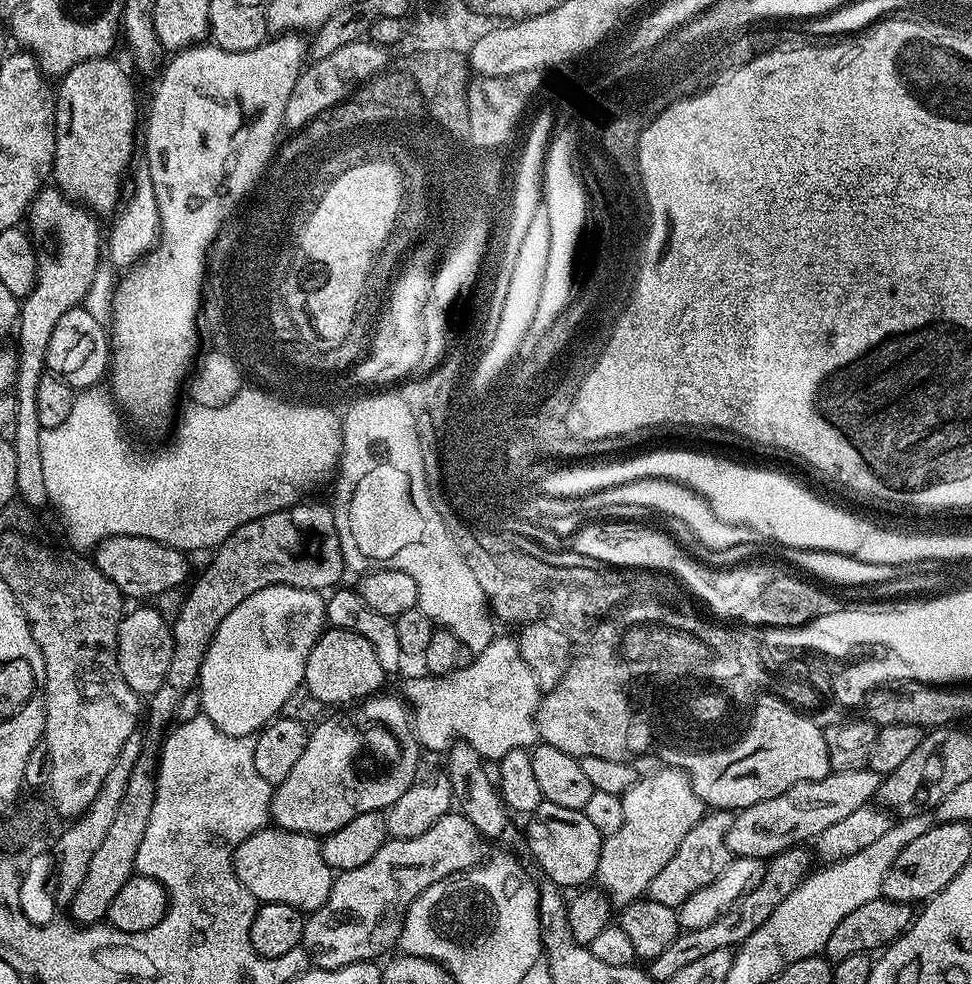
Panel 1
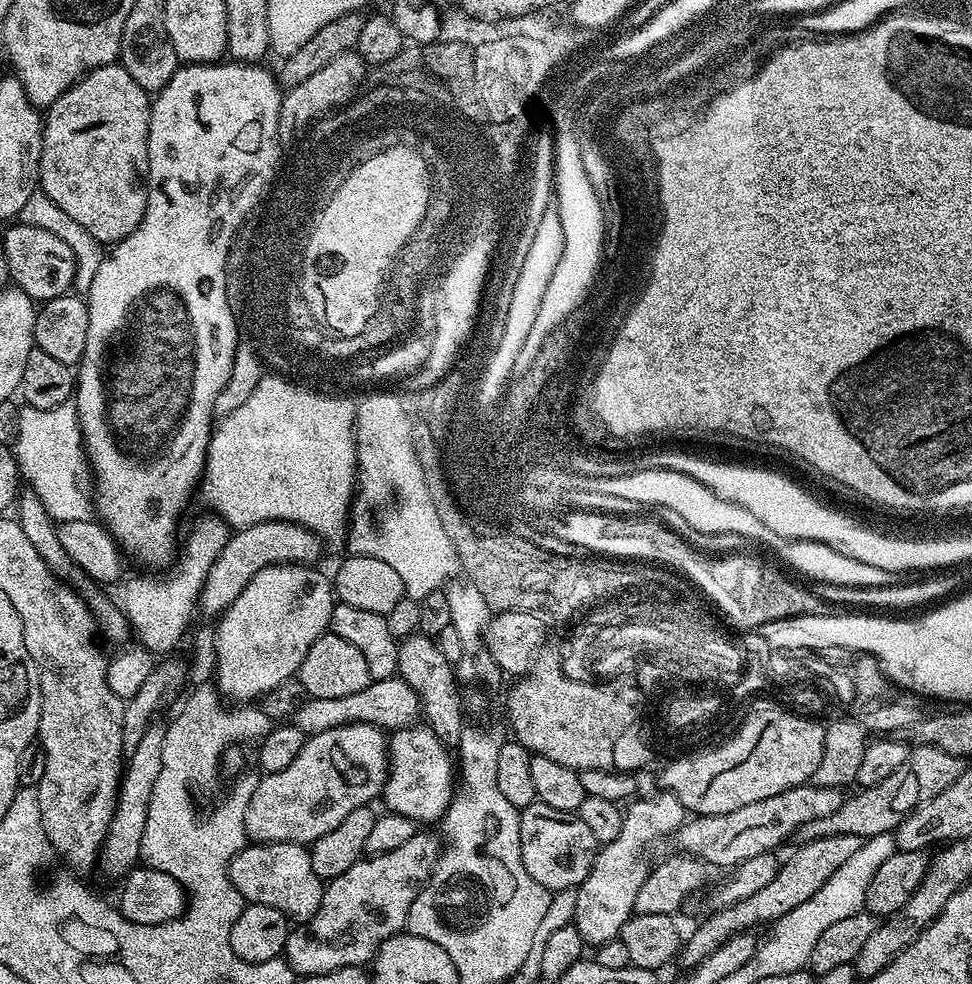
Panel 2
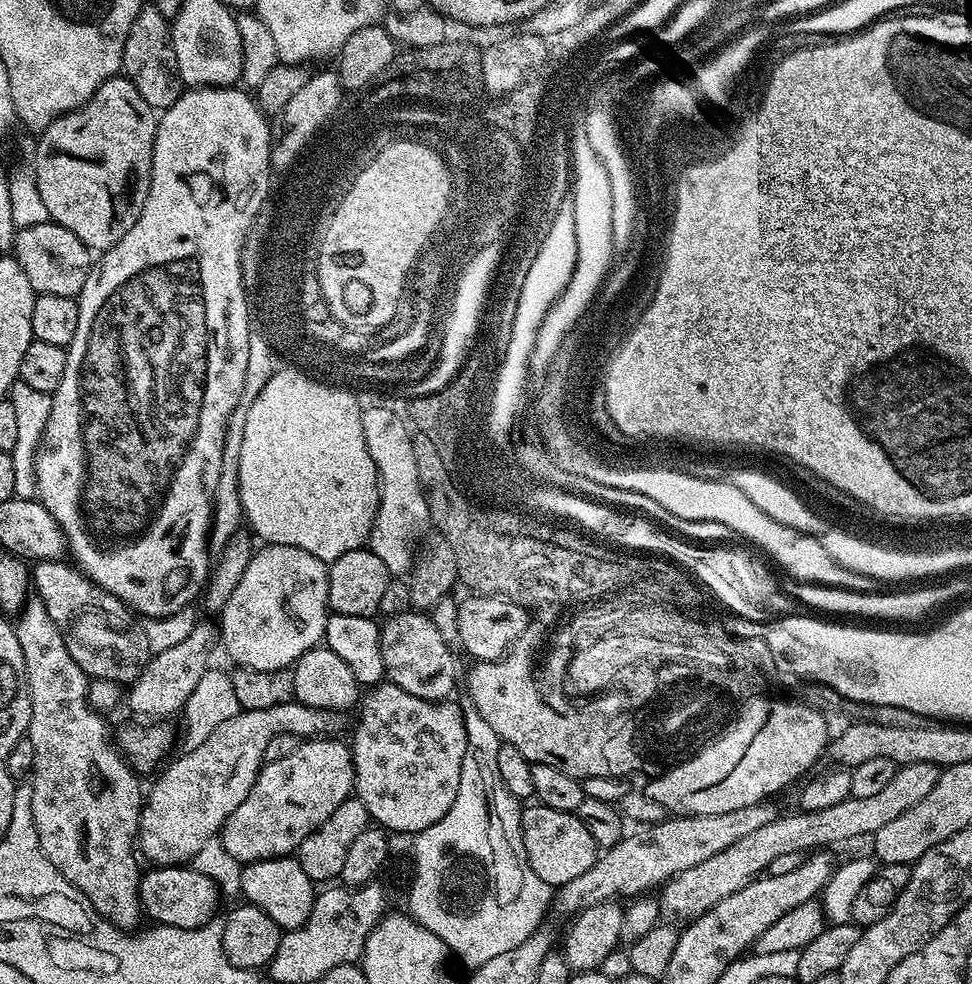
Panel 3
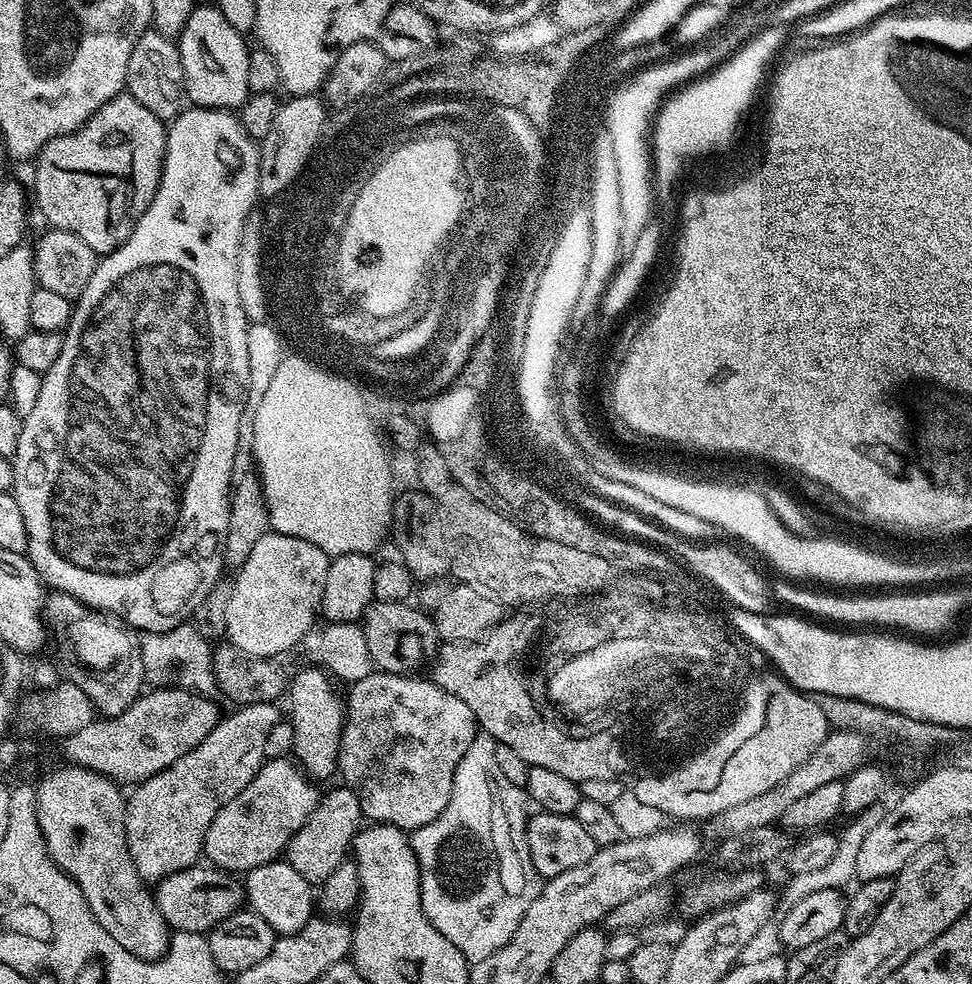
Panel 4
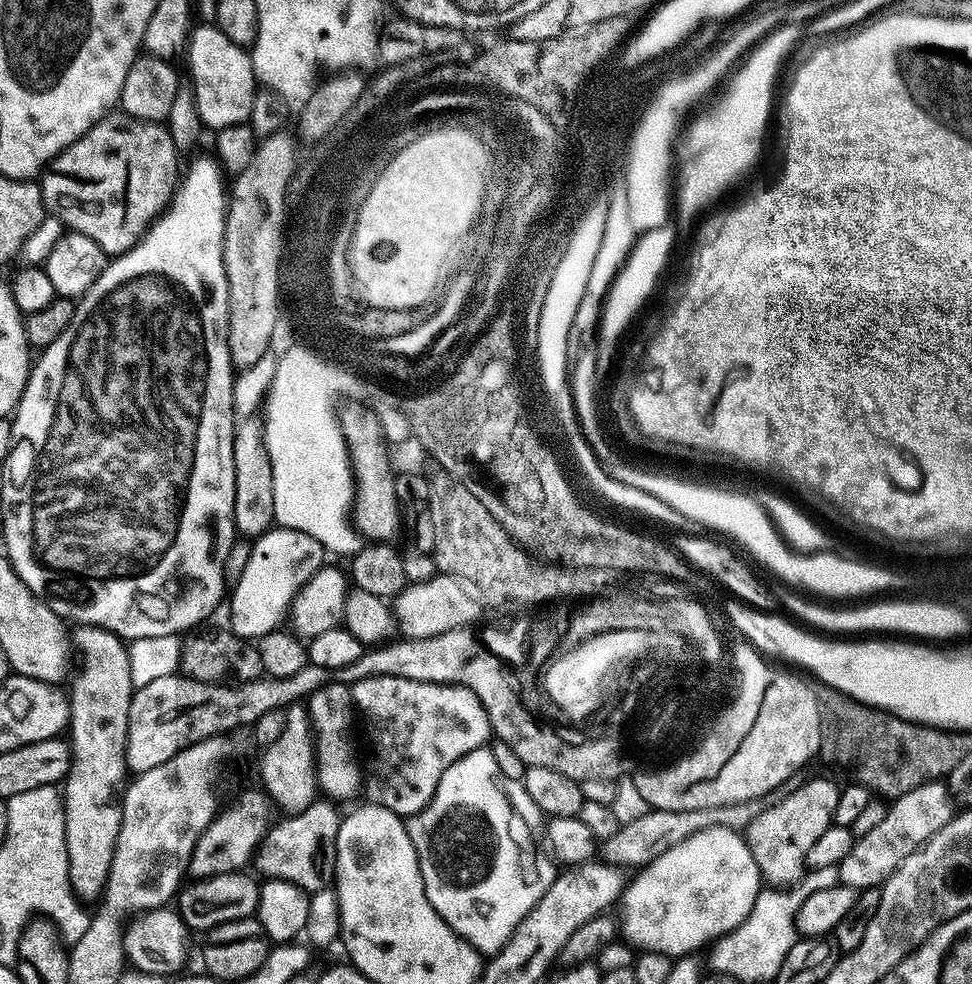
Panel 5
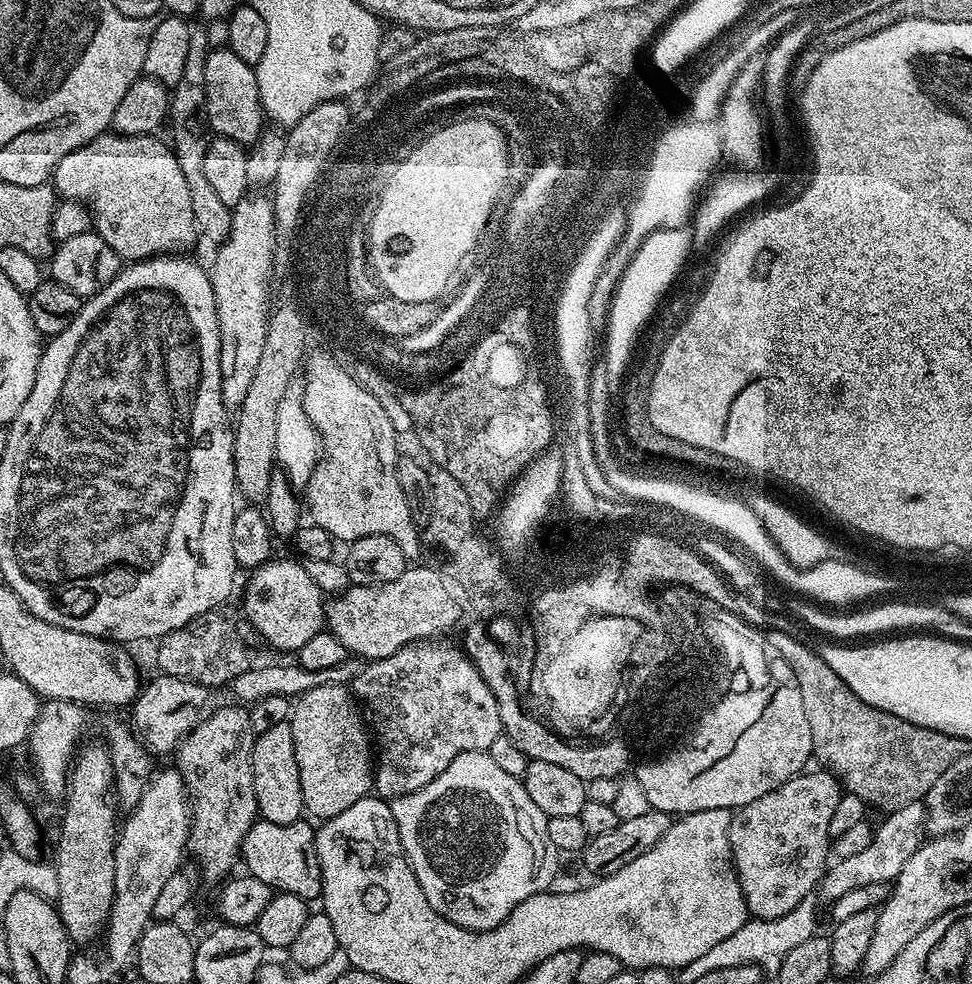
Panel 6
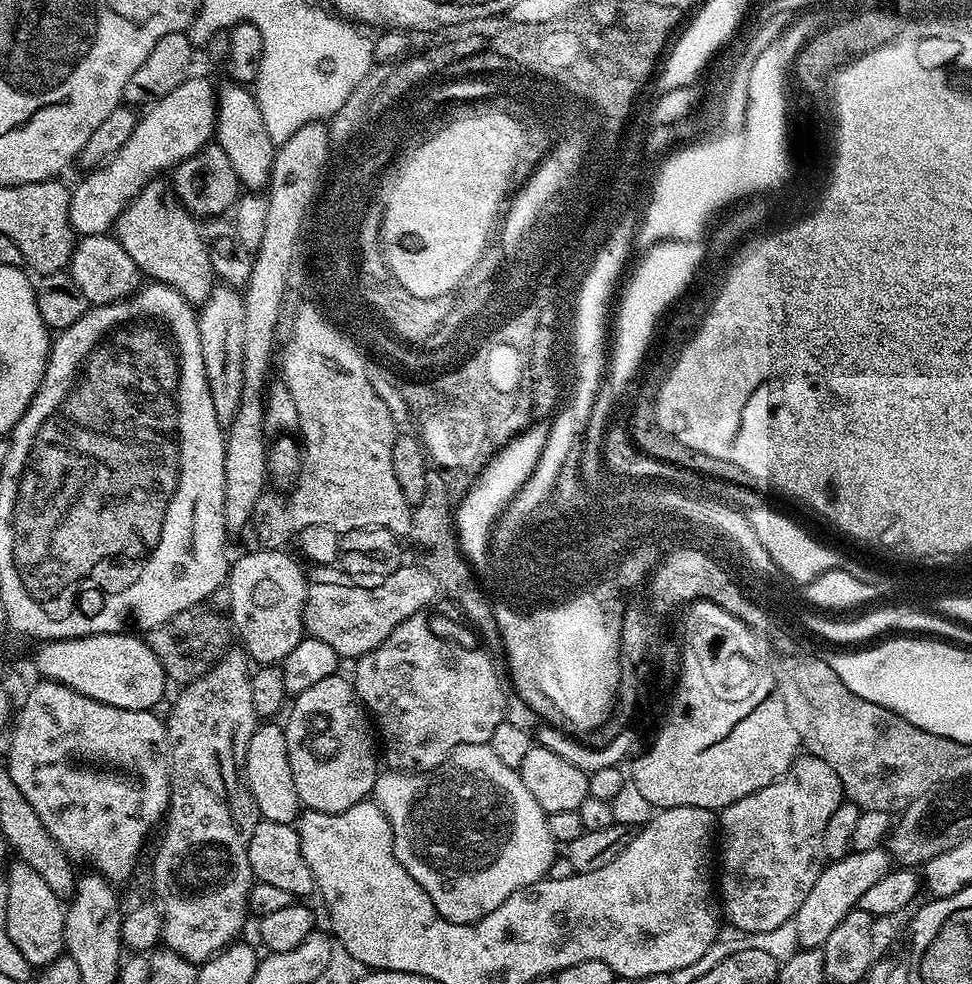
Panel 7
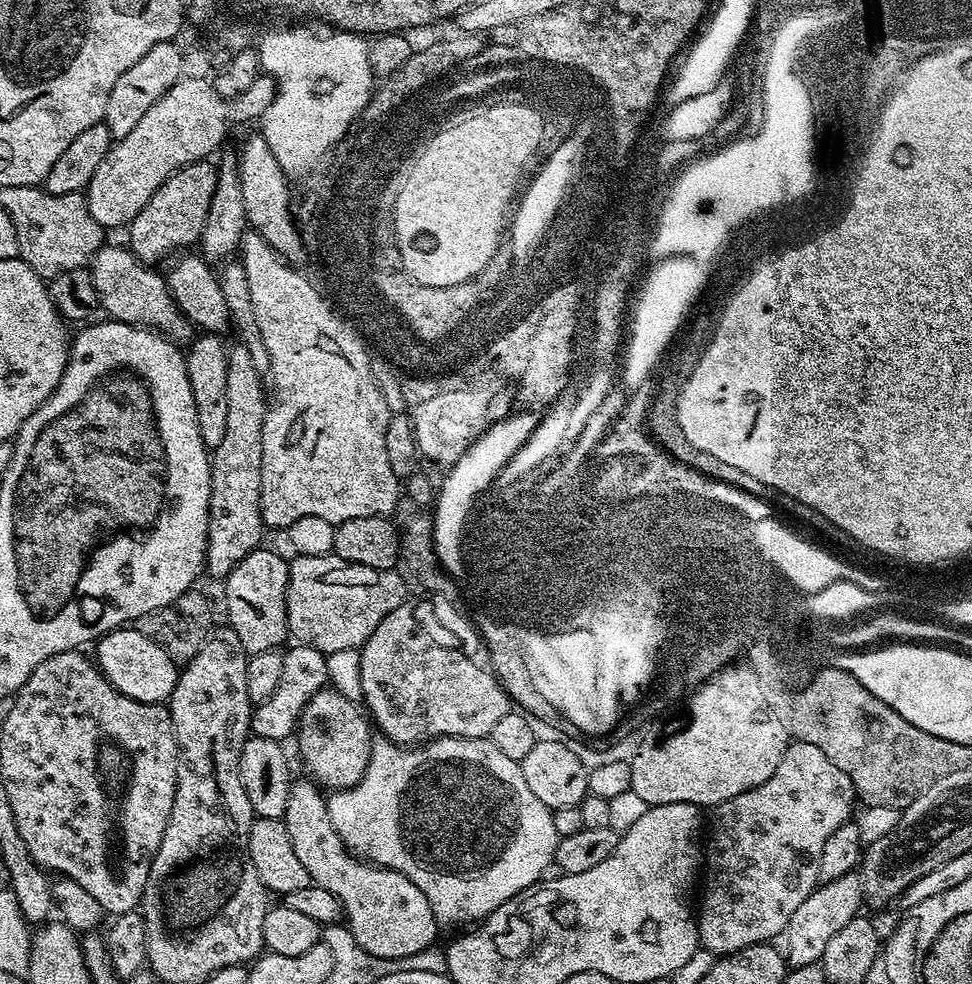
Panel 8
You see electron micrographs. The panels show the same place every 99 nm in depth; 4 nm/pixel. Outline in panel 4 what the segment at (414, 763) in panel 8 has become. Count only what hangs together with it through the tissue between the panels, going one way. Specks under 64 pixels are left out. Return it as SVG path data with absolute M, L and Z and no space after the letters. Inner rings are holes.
M483 730L477 731L474 742L470 742L470 750L466 750L466 754L462 754L462 762L458 762L458 766L454 770L454 786L450 790L450 802L446 802L446 810L442 810L442 814L438 814L438 818L434 818L434 822L415 829L410 836L416 860L420 863L420 897L424 913L428 921L436 927L438 934L442 934L442 938L450 938L450 942L454 942L454 946L458 946L458 950L462 950L469 965L490 958L490 954L494 954L494 950L502 950L502 946L506 946L506 942L510 942L514 930L518 930L518 922L522 922L526 910L530 910L530 902L534 902L534 898L538 898L542 887L542 878L534 870L534 862L530 862L527 826L529 813L524 812L526 792L525 789L514 786L514 782L509 782L503 776L494 755L496 745L496 739L490 733Z

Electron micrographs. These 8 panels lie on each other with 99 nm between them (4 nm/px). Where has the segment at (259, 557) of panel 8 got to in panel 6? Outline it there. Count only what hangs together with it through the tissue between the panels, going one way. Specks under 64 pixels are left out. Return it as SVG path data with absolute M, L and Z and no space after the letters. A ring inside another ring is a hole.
M277 558L269 559L268 563L260 565L251 573L252 576L248 580L248 585L244 588L244 612L242 612L243 619L248 620L252 624L253 630L261 641L265 640L272 648L277 648L280 652L292 652L292 654L299 653L302 646L306 646L306 642L310 642L310 638L314 638L314 634L325 631L326 621L324 619L324 609L326 607L325 593L320 591L318 585L314 582L314 578L310 578L310 574L306 574L303 563L297 562L295 564L292 560L276 560Z

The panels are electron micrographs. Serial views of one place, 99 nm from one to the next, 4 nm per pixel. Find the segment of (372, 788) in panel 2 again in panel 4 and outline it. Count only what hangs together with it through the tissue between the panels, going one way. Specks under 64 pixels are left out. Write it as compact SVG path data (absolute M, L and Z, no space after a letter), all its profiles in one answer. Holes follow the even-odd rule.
M265 759L254 778L226 806L218 810L204 839L205 857L209 856L215 867L229 874L243 874L277 859L287 849L290 838L320 805L321 789L316 789L307 772L291 759Z

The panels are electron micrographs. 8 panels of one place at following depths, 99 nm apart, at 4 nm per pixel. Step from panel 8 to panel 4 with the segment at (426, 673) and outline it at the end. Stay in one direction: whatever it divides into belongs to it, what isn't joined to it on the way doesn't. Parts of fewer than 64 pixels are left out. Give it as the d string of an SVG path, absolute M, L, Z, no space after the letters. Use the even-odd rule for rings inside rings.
M374 670L366 678L355 681L349 687L352 689L349 690L348 696L346 692L346 715L340 739L338 761L339 779L344 779L341 780L343 787L349 788L356 795L365 817L377 824L393 824L395 828L405 830L415 830L426 826L430 822L434 822L434 818L438 818L438 814L442 814L442 810L446 810L446 802L450 802L450 790L454 786L454 770L458 766L458 762L462 762L462 754L466 754L466 750L470 750L470 742L474 742L478 731L474 714L470 710L470 706L466 706L466 702L462 702L462 698L454 698L454 694L446 694L446 690L442 690L437 684L432 683L431 679L415 680L414 677L415 675L412 674Z

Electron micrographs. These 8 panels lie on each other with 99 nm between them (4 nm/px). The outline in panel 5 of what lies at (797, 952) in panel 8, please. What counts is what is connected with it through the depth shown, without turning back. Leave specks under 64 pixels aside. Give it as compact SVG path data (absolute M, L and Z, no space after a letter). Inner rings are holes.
M931 780L929 784L923 784L906 794L895 797L888 804L886 818L882 818L882 822L878 822L878 826L874 826L874 830L870 830L870 834L857 836L850 854L846 854L846 858L842 858L839 867L840 883L861 890L880 888L884 881L890 878L890 874L894 874L894 870L898 870L898 866L902 866L902 862L906 858L910 858L910 854L914 854L914 850L918 850L918 846L922 846L922 842L926 842L926 838L938 834L938 830L942 830L942 826L946 826L946 822L950 822L953 815L954 797L947 783L940 780Z

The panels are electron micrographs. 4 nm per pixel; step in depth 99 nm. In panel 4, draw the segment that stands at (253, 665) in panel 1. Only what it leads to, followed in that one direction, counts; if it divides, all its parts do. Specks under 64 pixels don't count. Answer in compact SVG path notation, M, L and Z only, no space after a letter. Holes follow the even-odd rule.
M269 530L262 538L258 539L258 542L254 545L254 550L250 551L250 556L246 558L246 562L242 565L238 571L235 573L234 579L232 580L232 585L234 586L234 595L230 597L230 606L228 607L226 613L226 640L229 645L237 648L240 652L244 652L245 655L251 657L263 657L263 658L280 658L283 657L283 652L288 652L292 647L295 646L296 643L299 642L300 639L303 638L304 635L307 634L308 631L312 628L312 623L315 622L316 616L318 620L318 613L320 612L320 599L322 598L322 594L324 593L324 587L326 586L326 574L328 573L328 565L330 563L330 557L326 555L322 550L318 550L318 546L314 546L314 542L306 542L302 538L294 538L290 534L282 534L281 532L274 532Z

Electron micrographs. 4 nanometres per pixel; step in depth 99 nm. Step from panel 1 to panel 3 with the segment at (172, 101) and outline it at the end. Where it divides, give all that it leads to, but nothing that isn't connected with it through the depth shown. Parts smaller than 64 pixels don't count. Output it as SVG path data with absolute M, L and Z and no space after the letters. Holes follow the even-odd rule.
M239 87L231 88L188 88L181 91L180 97L174 103L163 109L159 113L156 126L156 137L154 138L154 150L152 151L152 177L150 186L146 194L146 202L142 206L142 214L134 226L126 233L118 243L103 253L98 267L89 272L84 289L80 291L78 297L78 330L74 330L74 338L68 344L68 357L66 358L66 374L62 374L62 382L58 382L58 390L51 393L52 409L50 418L44 427L44 434L40 437L40 442L36 450L36 496L48 513L60 523L61 530L64 531L67 551L72 552L71 559L75 567L79 568L84 575L90 577L98 586L105 588L110 594L117 596L123 604L127 604L133 613L144 618L159 618L161 616L172 616L176 612L183 612L189 607L188 600L192 600L201 595L208 582L210 573L210 549L208 546L208 534L212 527L212 499L214 498L214 486L218 486L218 474L222 470L222 454L224 453L224 439L226 438L227 422L231 414L242 404L244 399L244 383L248 380L248 344L250 337L247 326L246 298L238 291L237 261L239 260L239 250L241 249L240 236L244 236L244 224L252 220L252 212L257 212L260 205L260 196L264 196L264 188L273 183L272 175L272 137L273 129L270 127L269 117L264 115L260 105L247 91Z

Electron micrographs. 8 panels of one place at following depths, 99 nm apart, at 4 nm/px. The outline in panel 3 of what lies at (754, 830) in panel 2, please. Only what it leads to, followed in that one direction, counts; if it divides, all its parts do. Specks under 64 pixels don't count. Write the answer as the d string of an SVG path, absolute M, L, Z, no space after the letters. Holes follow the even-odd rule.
M767 803L746 806L742 810L730 810L726 814L706 814L705 816L678 816L673 815L671 818L665 818L657 824L647 825L643 830L636 830L633 834L625 835L607 850L601 851L596 857L594 866L586 870L586 874L578 874L574 882L566 882L559 885L555 893L554 900L564 912L575 914L584 908L589 908L595 904L607 904L617 899L616 895L628 896L635 898L659 889L668 883L673 876L677 876L682 870L690 870L690 866L698 866L698 862L706 862L706 858L714 858L718 850L726 850L726 846L734 846L738 838L746 838L753 830L758 830L767 820L773 819L774 812L768 809Z

